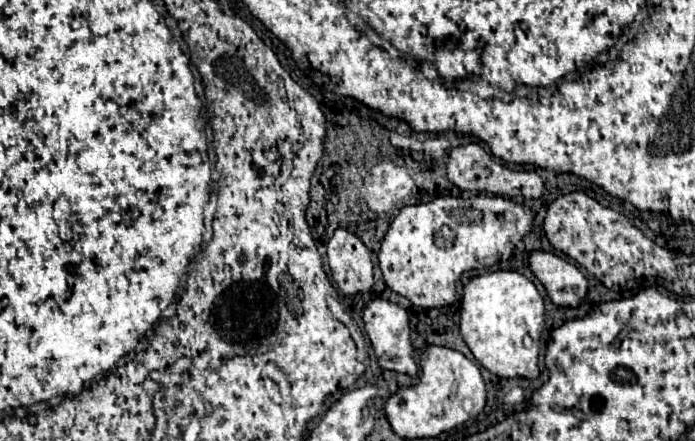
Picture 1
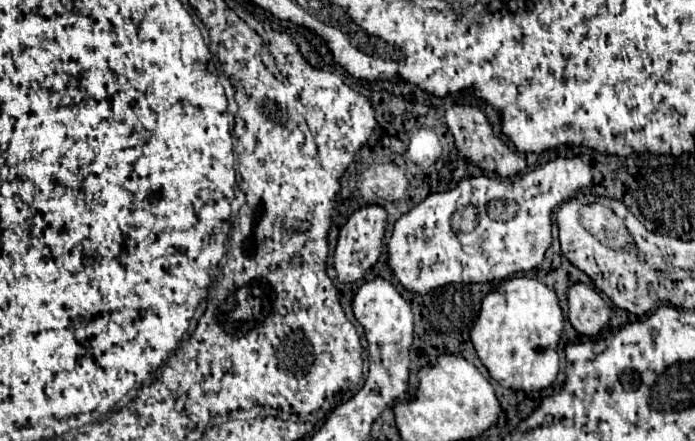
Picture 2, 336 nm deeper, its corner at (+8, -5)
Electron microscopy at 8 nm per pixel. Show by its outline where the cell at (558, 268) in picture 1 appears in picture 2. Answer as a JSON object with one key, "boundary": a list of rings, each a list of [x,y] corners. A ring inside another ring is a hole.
{"boundary":[[[581,283],[569,289],[569,321],[581,335],[597,335],[609,319],[611,309],[595,289]]]}

